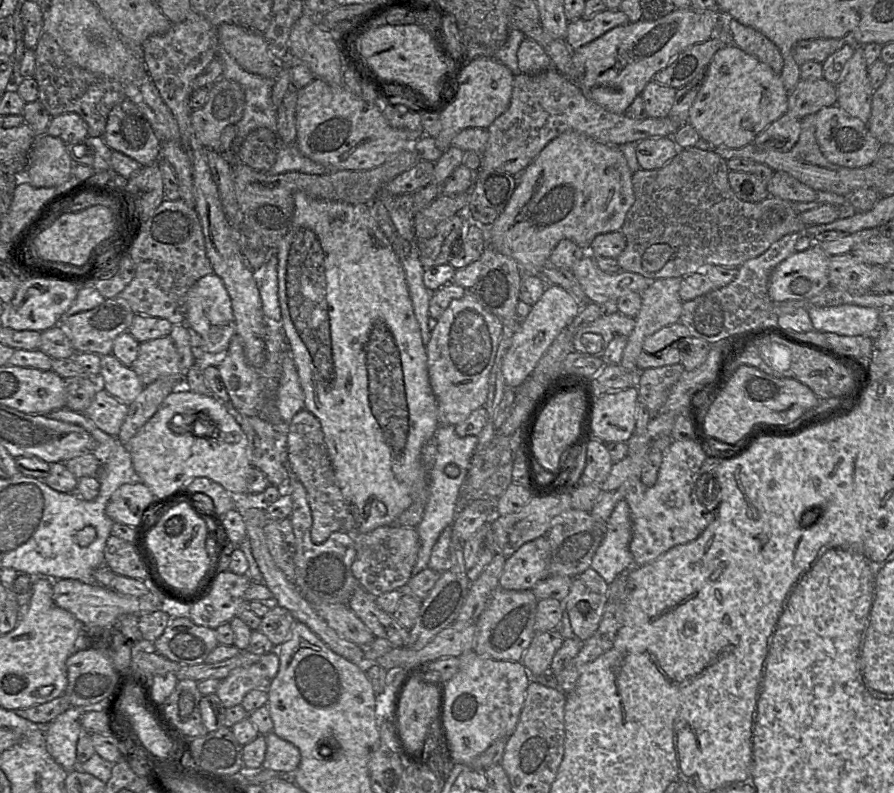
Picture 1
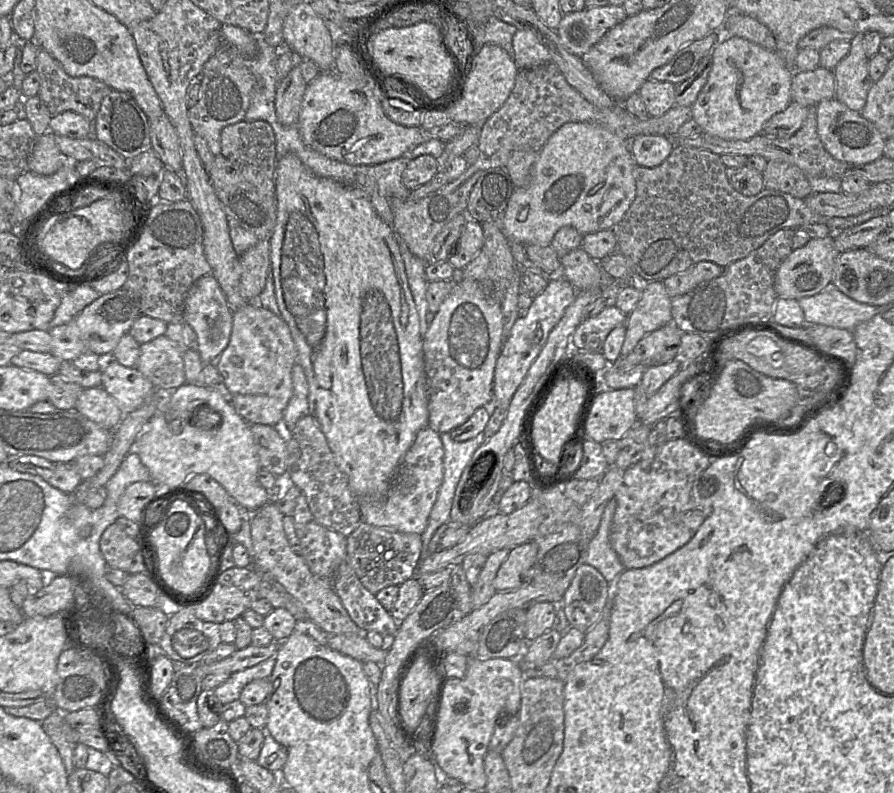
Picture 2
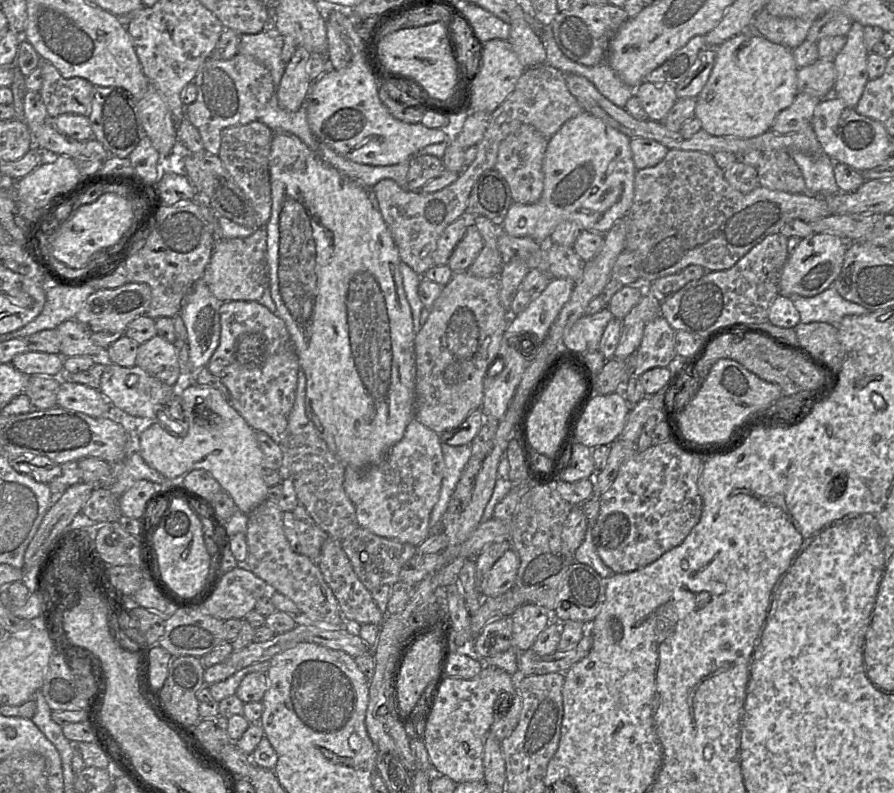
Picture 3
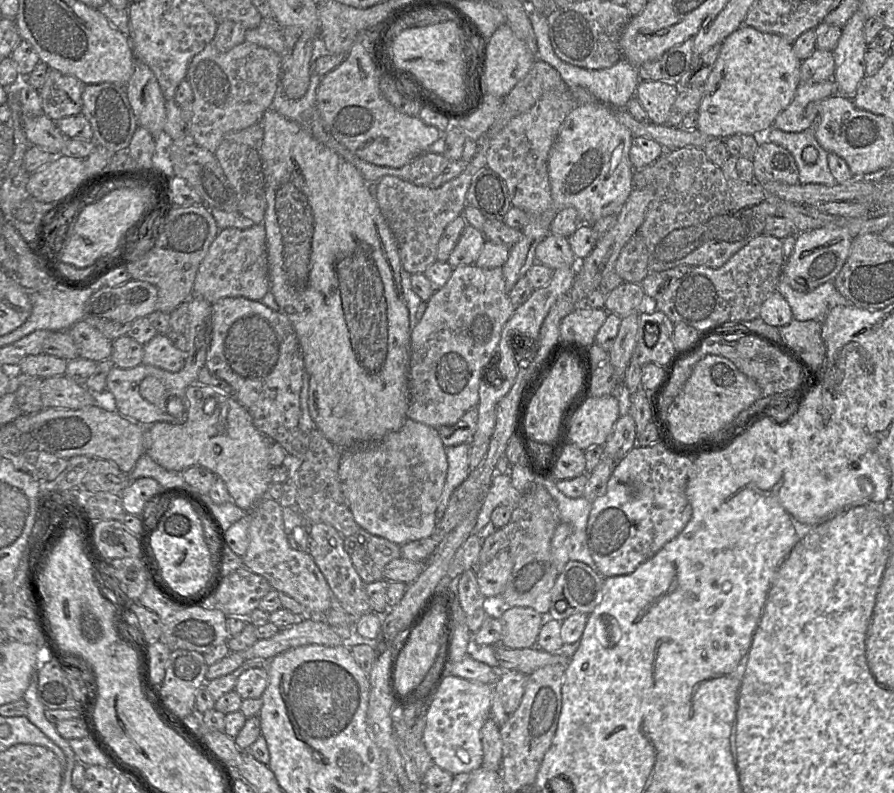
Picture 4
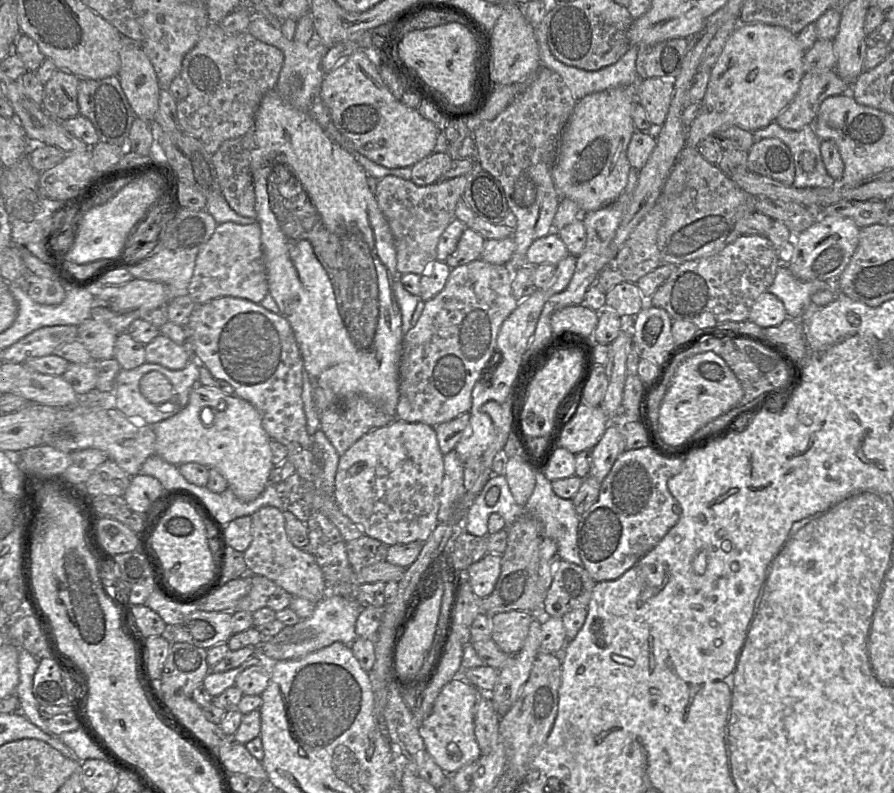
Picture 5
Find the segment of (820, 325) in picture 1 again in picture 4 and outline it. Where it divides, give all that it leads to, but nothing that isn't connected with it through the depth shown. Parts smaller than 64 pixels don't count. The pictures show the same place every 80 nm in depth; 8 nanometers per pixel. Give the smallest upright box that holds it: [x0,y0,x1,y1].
[777,276,853,323]

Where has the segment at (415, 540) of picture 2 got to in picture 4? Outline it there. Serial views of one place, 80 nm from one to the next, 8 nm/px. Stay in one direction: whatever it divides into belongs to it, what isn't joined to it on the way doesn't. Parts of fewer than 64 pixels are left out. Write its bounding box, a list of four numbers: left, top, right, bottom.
[344,529,401,584]

